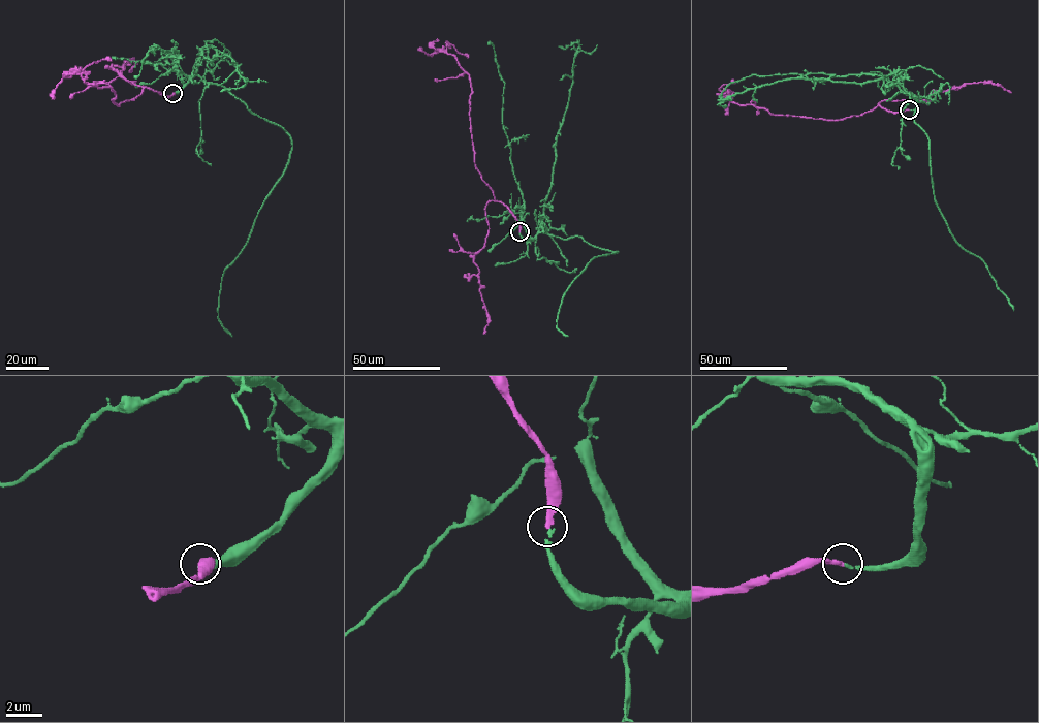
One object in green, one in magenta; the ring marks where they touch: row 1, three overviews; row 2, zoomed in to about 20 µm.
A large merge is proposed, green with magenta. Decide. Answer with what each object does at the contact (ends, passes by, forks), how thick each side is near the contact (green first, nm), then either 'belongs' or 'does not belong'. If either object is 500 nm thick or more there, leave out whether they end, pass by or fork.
green ends | magenta ends | 160/320 nm | belongs

